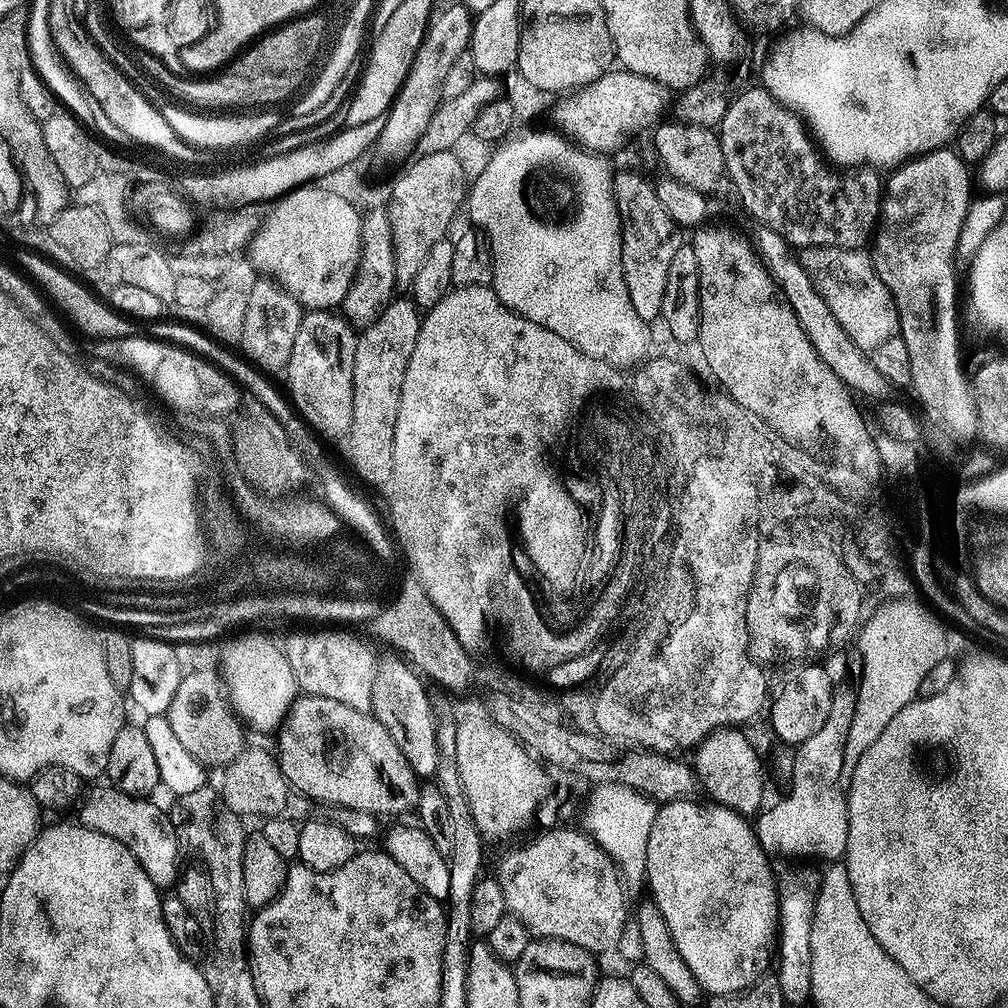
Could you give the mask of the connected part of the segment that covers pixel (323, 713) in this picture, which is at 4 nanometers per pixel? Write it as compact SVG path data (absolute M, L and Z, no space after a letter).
M300 694L289 706L274 738L276 761L280 764L282 774L288 779L288 784L299 795L301 792L320 804L332 804L333 809L353 808L374 814L377 818L396 816L399 812L411 813L416 807L416 799L420 797L422 787L416 771L412 769L410 762L406 762L406 754L398 750L394 738L390 738L390 730L386 730L382 722L378 722L375 716L367 712L350 710L350 706L334 702L334 698Z

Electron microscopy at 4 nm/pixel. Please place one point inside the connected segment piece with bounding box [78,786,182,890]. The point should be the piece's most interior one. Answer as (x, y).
(133, 820)

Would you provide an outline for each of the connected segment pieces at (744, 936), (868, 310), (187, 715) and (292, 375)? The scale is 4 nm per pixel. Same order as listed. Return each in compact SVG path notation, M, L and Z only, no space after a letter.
M689 798L657 807L646 849L646 888L650 894L652 891L651 903L662 910L662 918L670 926L678 954L682 954L705 993L717 996L750 987L767 969L768 951L773 951L778 936L780 897L776 895L770 856L759 844L755 827L733 809L715 802L696 802Z
M806 248L799 253L800 265L810 274L818 294L830 306L838 326L846 330L850 342L871 354L874 346L899 333L898 310L890 290L872 265L872 257L858 248Z
M203 666L196 669L187 671L180 680L166 715L178 742L190 756L205 768L218 770L228 767L244 751L245 727L233 708L219 674Z
M336 310L305 311L286 369L286 392L317 436L331 442L347 437L354 422L354 350L357 329Z

